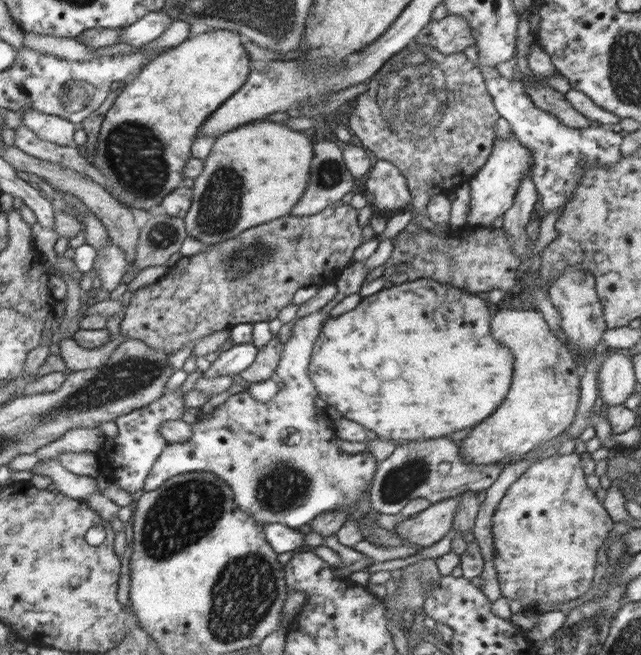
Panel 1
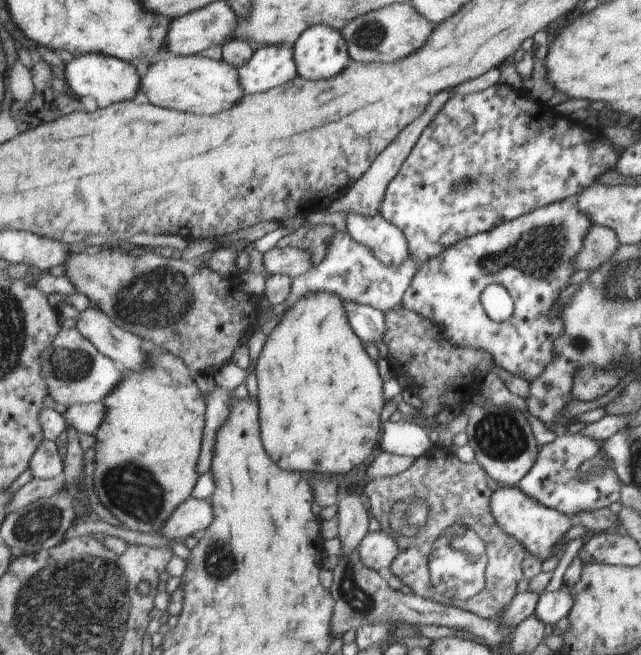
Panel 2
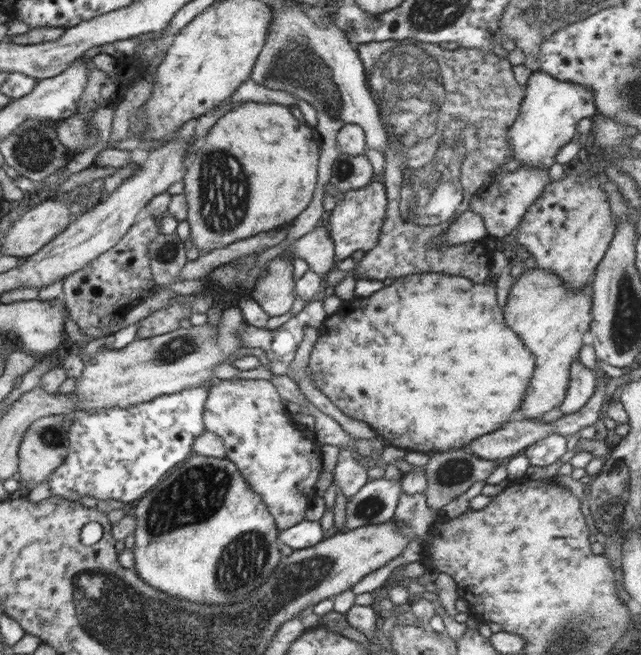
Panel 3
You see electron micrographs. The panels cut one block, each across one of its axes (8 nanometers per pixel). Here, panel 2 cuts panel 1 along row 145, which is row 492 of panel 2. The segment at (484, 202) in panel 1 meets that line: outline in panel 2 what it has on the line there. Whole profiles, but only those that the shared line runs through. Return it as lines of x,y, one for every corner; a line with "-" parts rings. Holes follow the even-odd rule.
500,485
492,494
491,507
503,532
515,537
528,548
528,552
532,552
532,556
540,558
542,562
554,555
555,548
576,523
575,519
566,514
540,504
540,501
528,496
518,486

